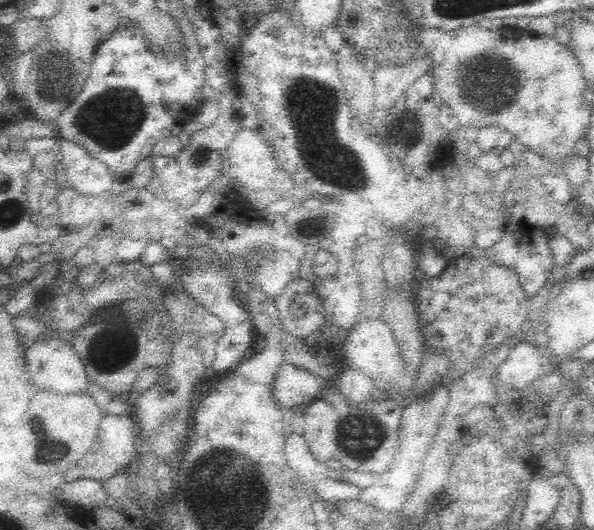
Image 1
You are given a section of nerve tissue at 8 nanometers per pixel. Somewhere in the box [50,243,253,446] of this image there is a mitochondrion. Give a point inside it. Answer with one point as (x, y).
(112, 348)

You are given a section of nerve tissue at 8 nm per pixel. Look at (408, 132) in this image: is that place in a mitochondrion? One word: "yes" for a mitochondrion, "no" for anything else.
yes

